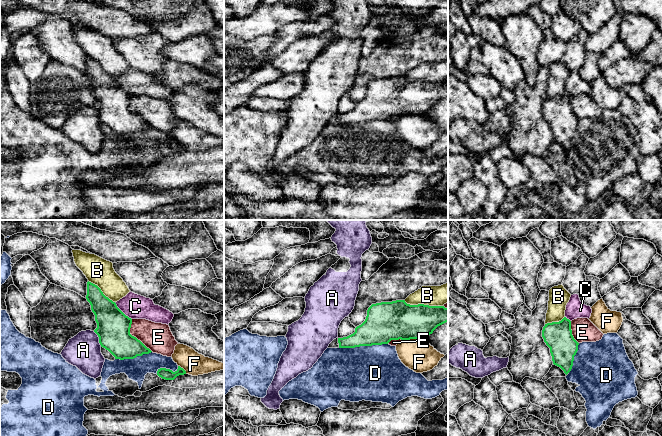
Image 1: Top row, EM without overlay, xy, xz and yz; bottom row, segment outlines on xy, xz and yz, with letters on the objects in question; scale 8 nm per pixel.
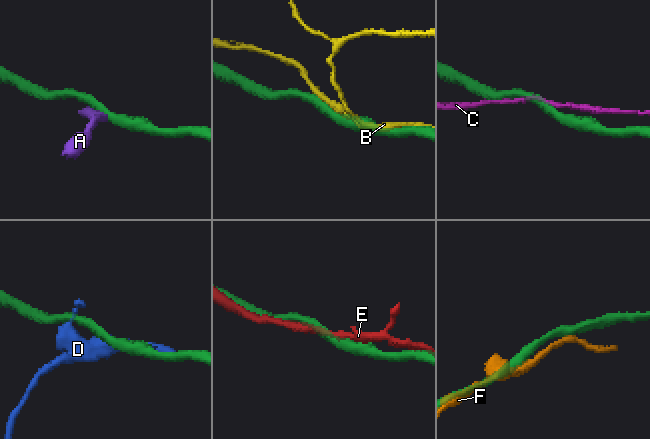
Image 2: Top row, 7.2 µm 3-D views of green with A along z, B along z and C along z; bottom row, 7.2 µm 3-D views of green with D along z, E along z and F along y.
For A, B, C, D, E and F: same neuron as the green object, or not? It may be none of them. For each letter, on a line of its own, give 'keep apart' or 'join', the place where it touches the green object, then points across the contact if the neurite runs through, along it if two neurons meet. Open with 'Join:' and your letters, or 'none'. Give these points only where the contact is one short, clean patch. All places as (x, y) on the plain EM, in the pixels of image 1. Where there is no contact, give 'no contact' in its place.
Join: none
A: keep apart; contact xy (99, 115)
B: keep apart; contact xz (423, 80)
C: keep apart; contact xy (121, 87)
D: keep apart; contact xz (362, 121)
E: keep apart; contact xy (133, 112)
F: keep apart; contact xz (413, 114)

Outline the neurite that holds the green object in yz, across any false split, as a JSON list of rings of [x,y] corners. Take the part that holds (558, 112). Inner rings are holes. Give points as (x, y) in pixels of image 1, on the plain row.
[[[564,93],[559,98],[545,100],[542,113],[550,124],[553,140],[567,151],[572,145],[579,121],[572,111],[571,97]]]

